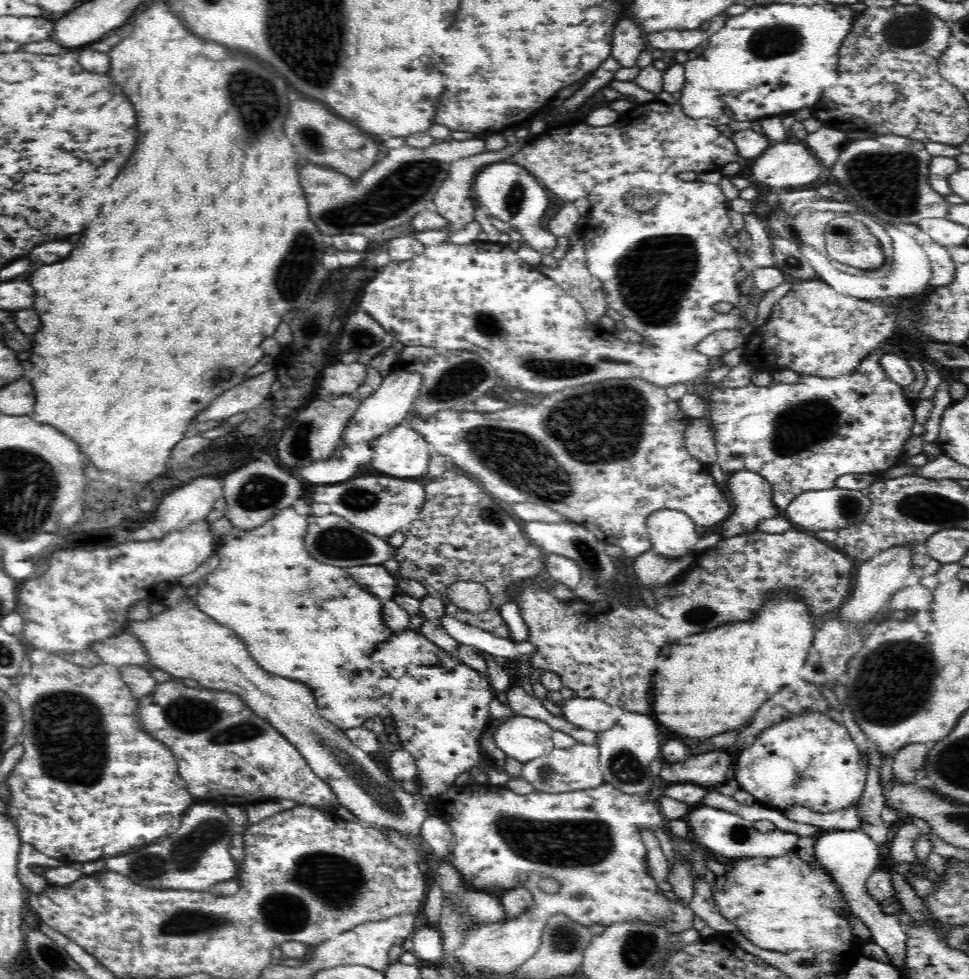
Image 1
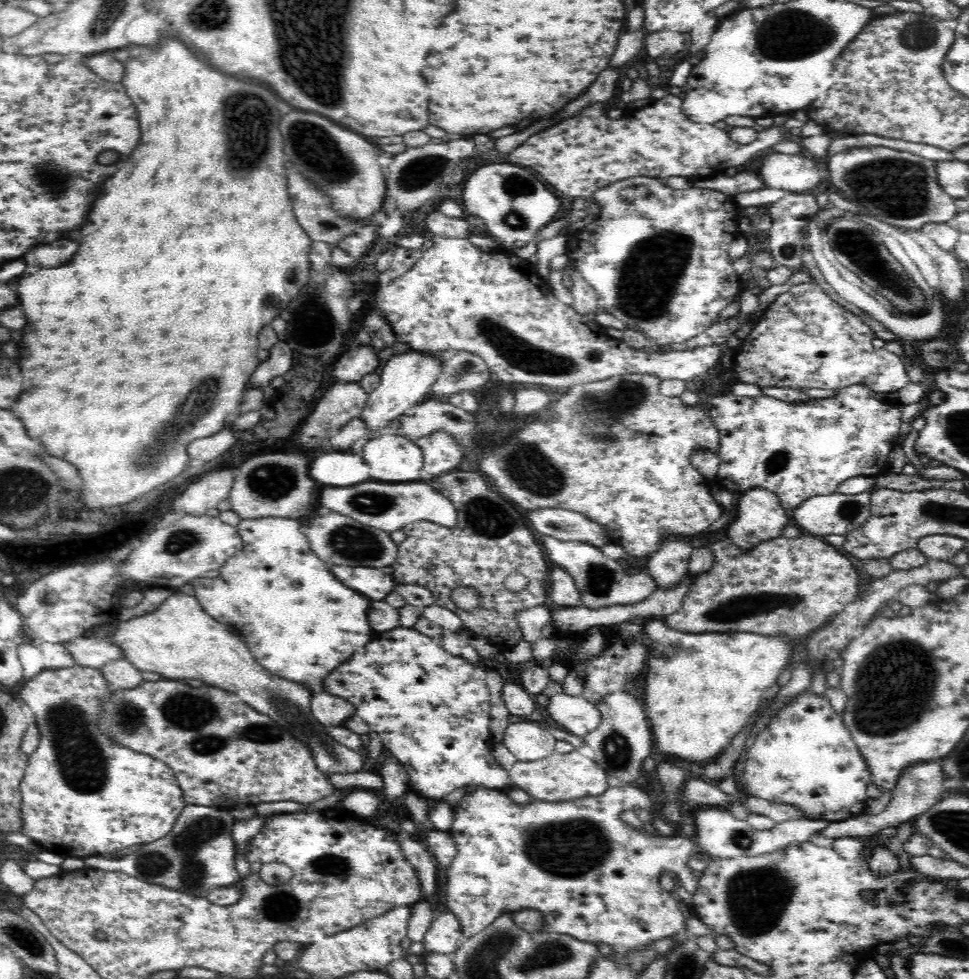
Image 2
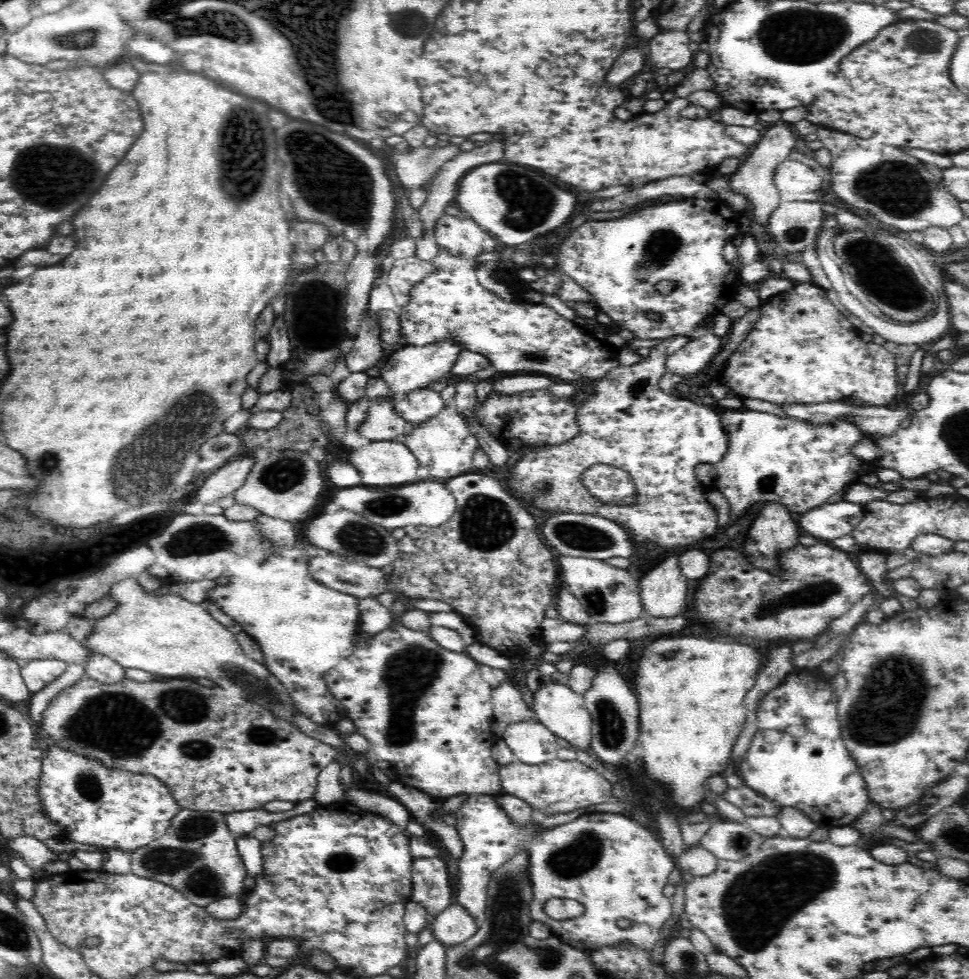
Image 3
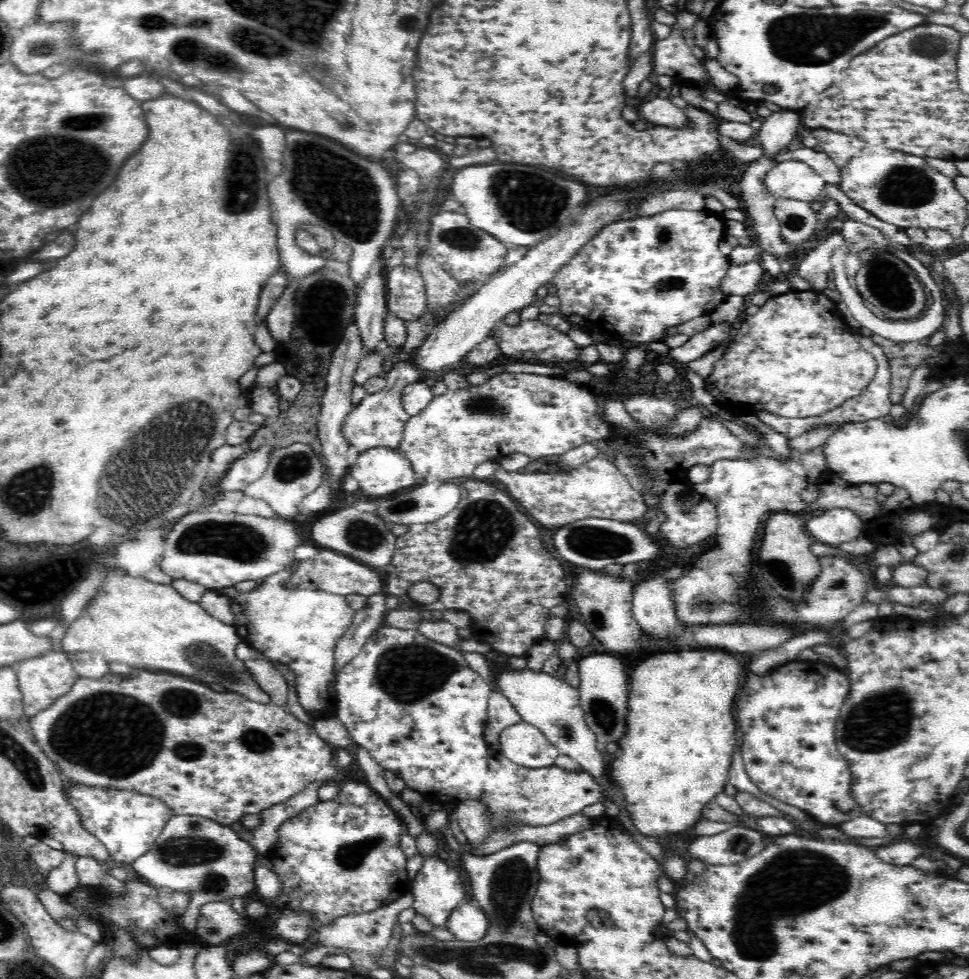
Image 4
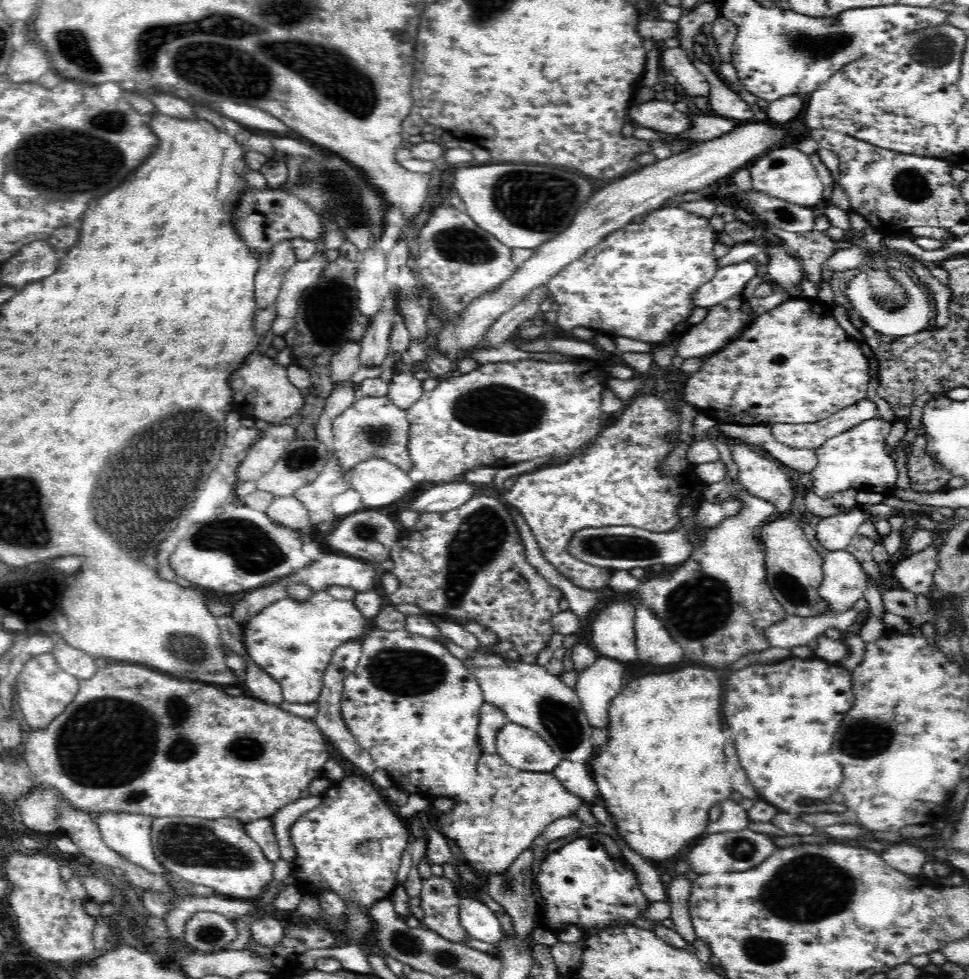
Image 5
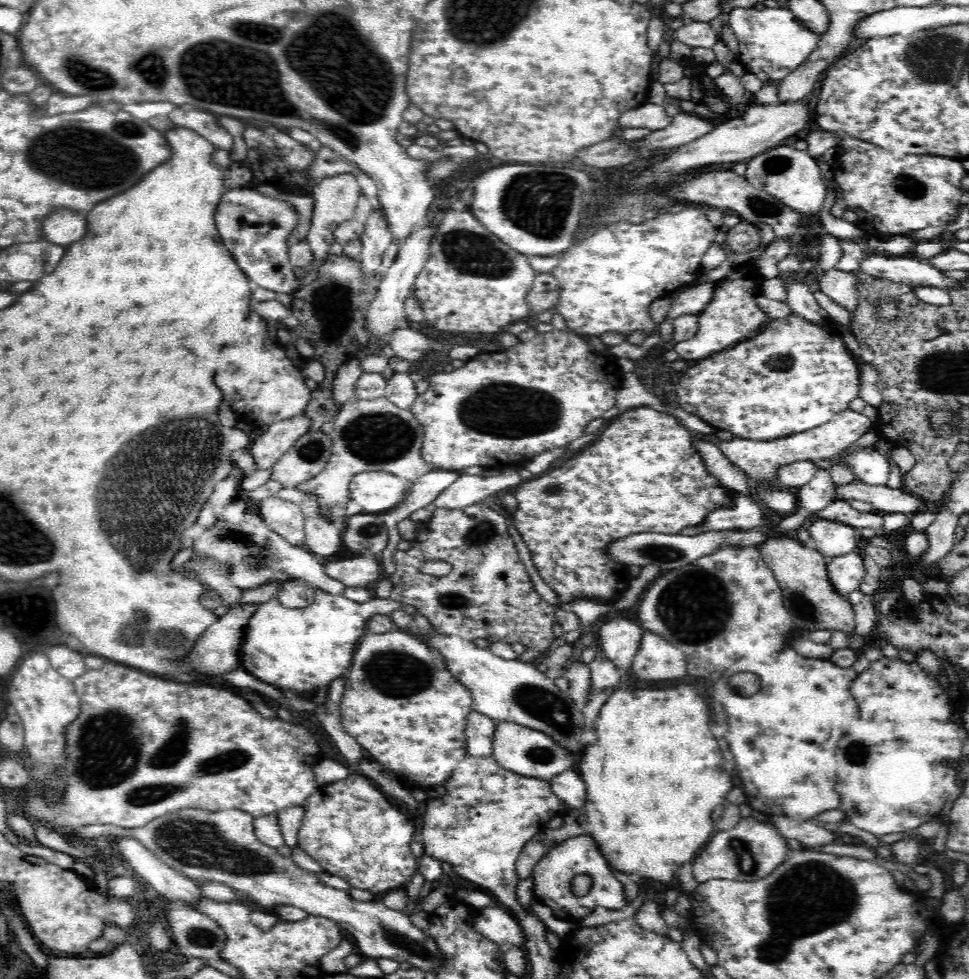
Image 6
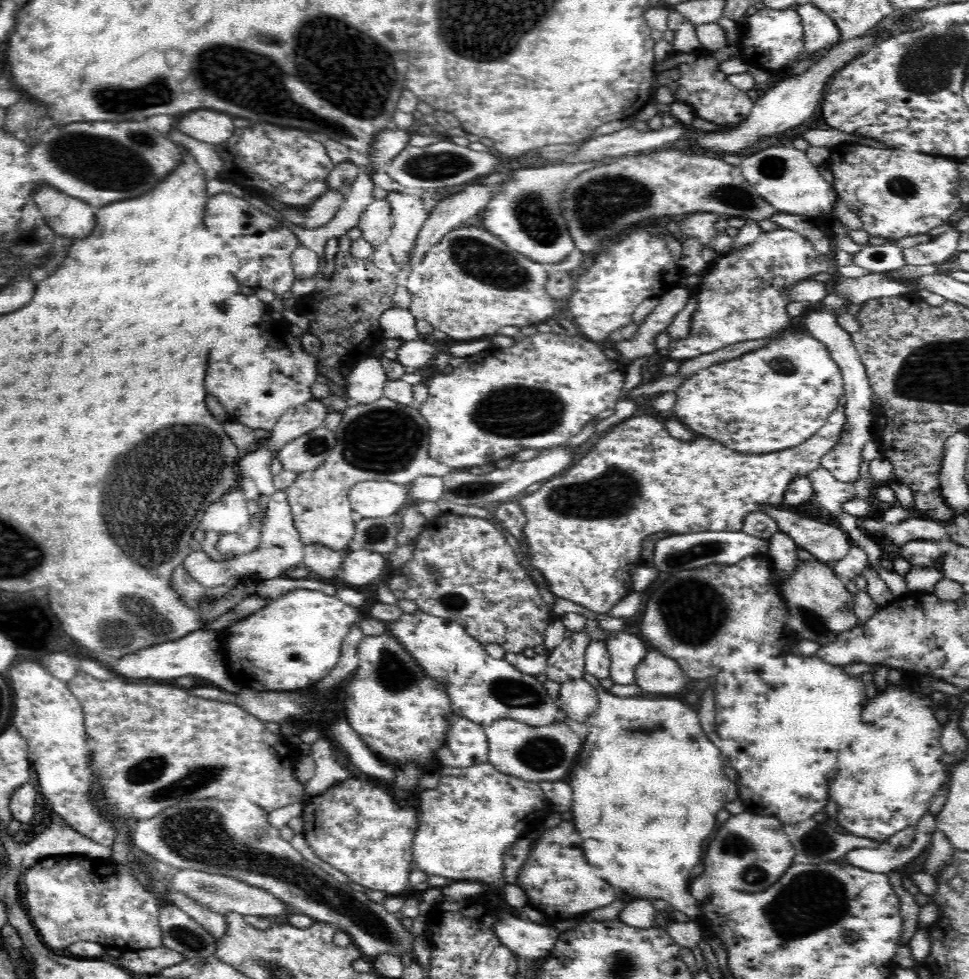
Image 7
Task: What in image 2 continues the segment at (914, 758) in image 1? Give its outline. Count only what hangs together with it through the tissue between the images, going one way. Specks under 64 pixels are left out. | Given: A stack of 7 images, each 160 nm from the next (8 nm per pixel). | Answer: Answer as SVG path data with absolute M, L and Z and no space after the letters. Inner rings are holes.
M920 761L904 770L904 774L898 778L893 788L892 800L886 806L886 810L880 812L870 811L867 814L860 814L858 817L847 818L838 822L828 823L822 829L820 836L826 838L840 838L843 836L868 836L880 832L886 826L897 827L900 823L913 822L915 816L932 808L942 797L949 794L948 788L942 785L946 776L942 774L942 768L938 762Z

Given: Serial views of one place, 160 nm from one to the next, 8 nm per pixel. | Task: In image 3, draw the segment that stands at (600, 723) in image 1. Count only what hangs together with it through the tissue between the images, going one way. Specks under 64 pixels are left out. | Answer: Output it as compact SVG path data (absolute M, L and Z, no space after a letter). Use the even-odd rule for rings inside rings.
M555 678L544 680L541 689L533 694L534 702L530 707L535 719L550 732L566 739L572 746L590 752L592 717L585 706L584 696L574 693L567 684L561 684Z

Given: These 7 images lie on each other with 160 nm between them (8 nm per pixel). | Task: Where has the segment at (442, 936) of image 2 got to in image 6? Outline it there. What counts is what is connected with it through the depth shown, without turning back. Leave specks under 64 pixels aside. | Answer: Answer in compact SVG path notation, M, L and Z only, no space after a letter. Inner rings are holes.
M495 906L477 910L472 921L473 929L498 945L525 945L525 934L512 914Z

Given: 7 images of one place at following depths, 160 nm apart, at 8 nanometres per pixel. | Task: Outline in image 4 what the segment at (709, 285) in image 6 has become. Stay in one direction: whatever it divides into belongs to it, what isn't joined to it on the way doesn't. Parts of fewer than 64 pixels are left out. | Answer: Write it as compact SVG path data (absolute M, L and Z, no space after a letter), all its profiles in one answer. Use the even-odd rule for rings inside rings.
M757 261L736 265L730 263L726 276L721 280L721 292L727 296L748 294L759 291L760 282L764 278L764 268Z

